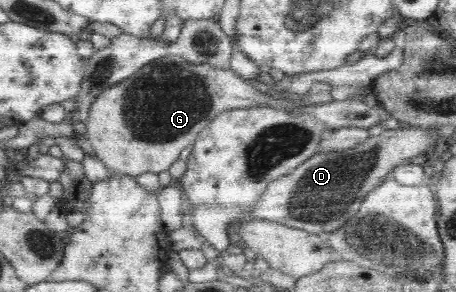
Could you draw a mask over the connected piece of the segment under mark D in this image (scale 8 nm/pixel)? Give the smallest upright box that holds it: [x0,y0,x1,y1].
[250,127,440,236]

